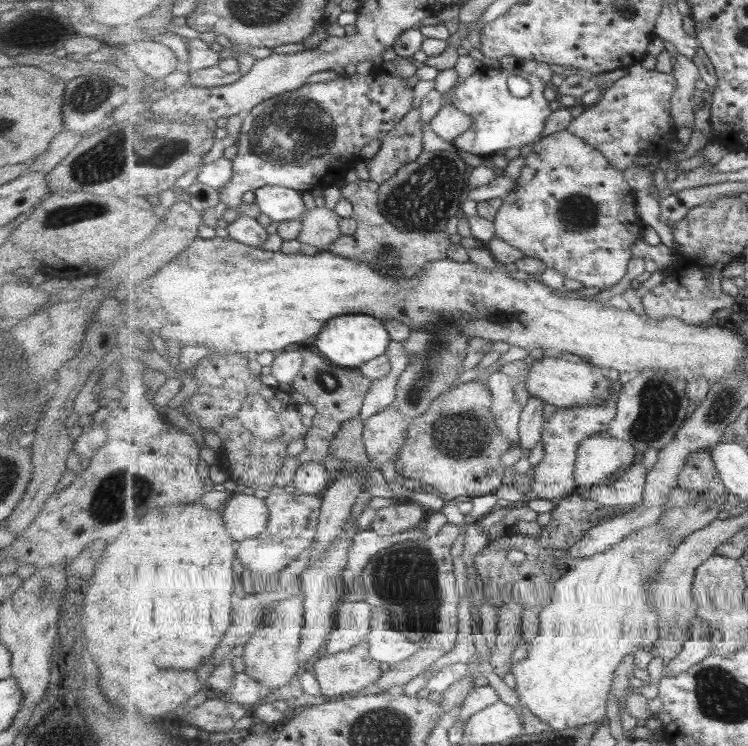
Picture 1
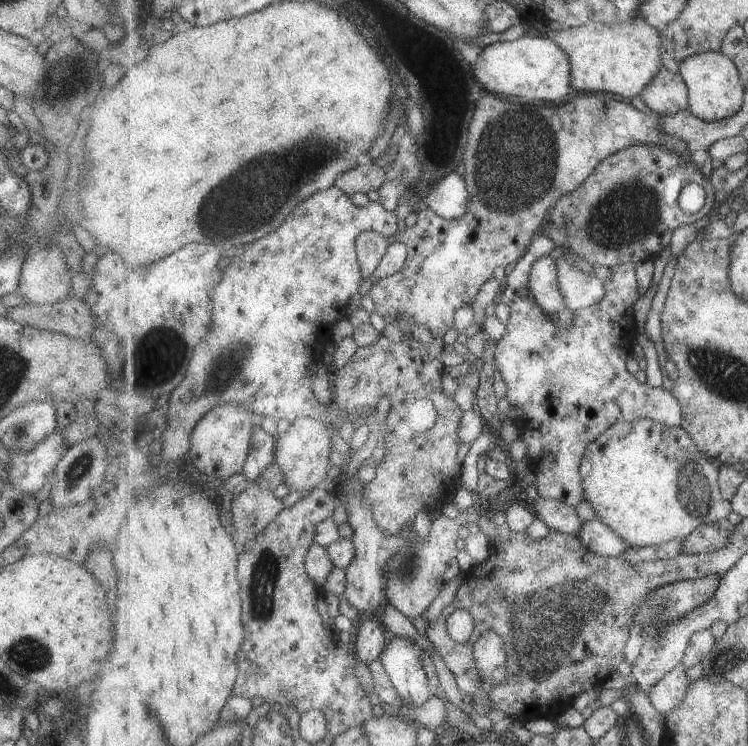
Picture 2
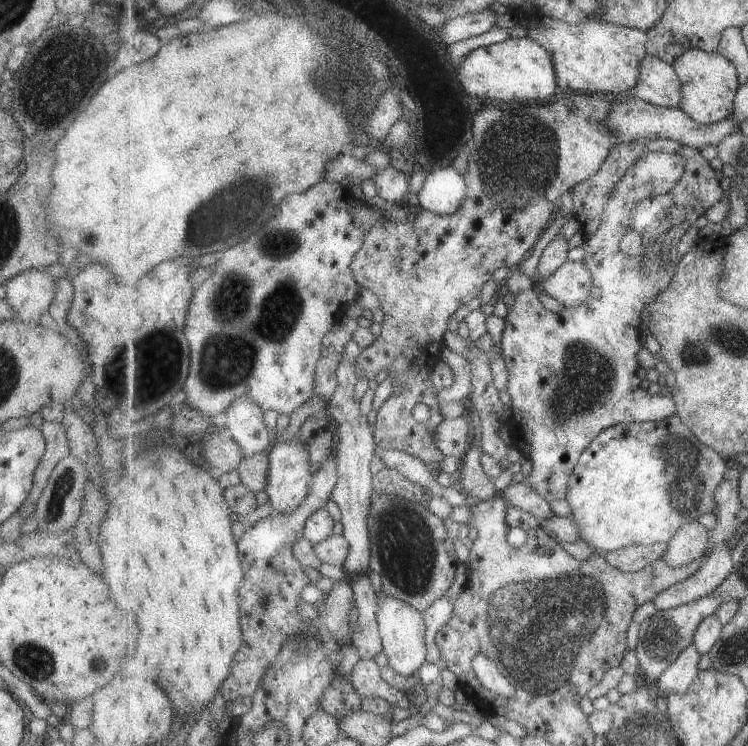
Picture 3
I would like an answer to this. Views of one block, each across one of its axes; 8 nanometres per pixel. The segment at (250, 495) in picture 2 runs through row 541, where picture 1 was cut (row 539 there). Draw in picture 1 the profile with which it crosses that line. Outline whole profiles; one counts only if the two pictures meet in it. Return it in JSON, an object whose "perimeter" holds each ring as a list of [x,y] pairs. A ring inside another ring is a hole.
{"perimeter":[[[233,493],[223,507],[225,527],[238,544],[260,537],[270,520],[270,509],[266,499],[254,495]]]}

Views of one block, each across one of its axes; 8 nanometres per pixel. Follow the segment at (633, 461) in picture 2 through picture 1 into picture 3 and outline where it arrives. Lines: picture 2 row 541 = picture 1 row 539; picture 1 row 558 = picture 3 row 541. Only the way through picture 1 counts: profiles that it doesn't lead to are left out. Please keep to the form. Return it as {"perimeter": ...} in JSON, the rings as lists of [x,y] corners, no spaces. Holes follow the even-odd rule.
{"perimeter":[[[677,414],[673,418],[665,418],[665,420],[657,421],[641,421],[634,423],[621,423],[617,426],[607,428],[607,430],[601,432],[596,439],[584,450],[575,468],[571,484],[569,484],[569,496],[568,502],[572,507],[572,518],[577,520],[577,524],[581,526],[581,538],[585,540],[585,543],[593,544],[593,546],[599,546],[605,550],[605,554],[613,550],[619,550],[631,545],[645,545],[651,546],[659,543],[668,543],[673,540],[673,536],[677,536],[677,532],[681,530],[687,524],[695,522],[699,516],[703,514],[715,513],[717,508],[717,502],[715,502],[715,492],[720,484],[724,480],[724,472],[727,470],[728,465],[731,465],[724,456],[721,456],[720,452],[705,446],[697,435],[686,425],[682,423],[682,418]]]}

